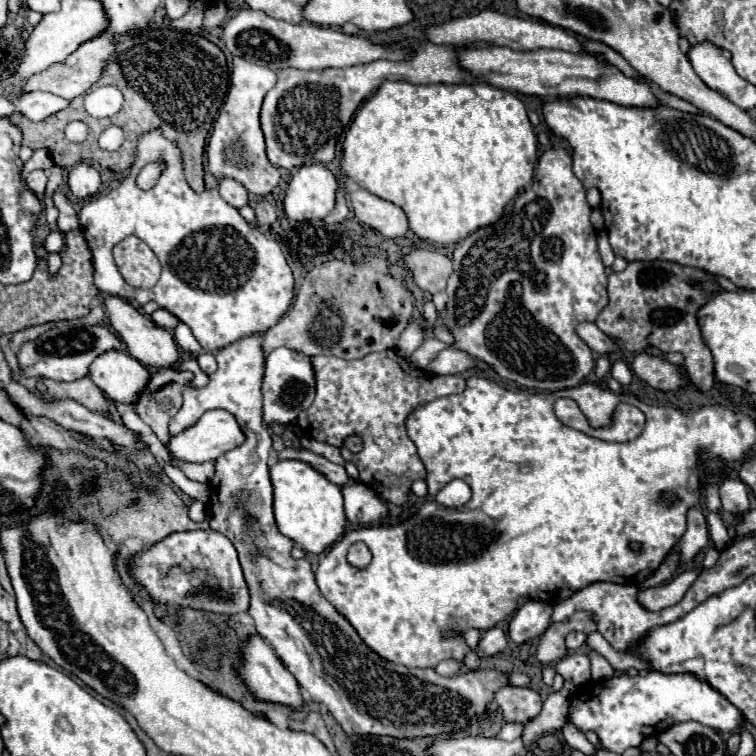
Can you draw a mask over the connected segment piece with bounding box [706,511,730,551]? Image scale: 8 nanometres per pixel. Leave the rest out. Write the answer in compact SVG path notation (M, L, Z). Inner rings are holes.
M712 511L712 513L708 513L708 529L710 529L710 537L712 537L712 541L714 541L714 545L716 545L716 549L718 551L722 551L728 543L730 543L730 535L728 535L728 531L726 531L726 527L724 527L724 523L722 523L722 519L720 519L720 515L716 513L716 511Z

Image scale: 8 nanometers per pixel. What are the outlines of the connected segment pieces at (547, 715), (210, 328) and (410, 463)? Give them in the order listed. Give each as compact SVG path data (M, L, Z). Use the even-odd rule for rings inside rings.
M564 681L564 687L556 693L552 693L546 701L544 701L544 707L540 711L538 717L534 717L524 733L522 733L522 739L526 745L530 745L538 735L542 733L550 733L550 731L560 731L566 723L566 711L568 711L568 703L570 703L570 697L572 693L576 691L574 683L572 681Z
M148 131L138 139L136 147L136 161L128 173L128 177L112 189L108 195L94 197L88 201L80 213L80 229L84 239L90 245L92 257L94 257L94 283L102 293L118 295L126 301L136 301L140 305L146 301L156 301L162 309L176 315L182 323L186 323L192 329L192 335L198 339L204 351L214 353L228 344L250 335L262 335L272 325L278 323L278 319L288 311L292 297L294 297L294 277L292 271L282 255L280 245L274 239L266 239L256 227L246 223L238 209L228 205L220 199L218 189L206 189L202 193L194 193L186 179L184 179L184 163L182 163L182 151L176 143L164 139L160 131ZM142 157L160 157L166 163L166 171L160 177L160 183L150 189L142 191L136 187L134 179L138 171L142 169ZM128 235L136 235L142 239L154 255L160 259L162 275L160 281L150 289L137 289L128 287L114 262L113 249L122 239Z
M394 349L354 361L320 355L312 357L312 365L316 371L316 399L298 415L298 427L316 441L340 447L342 457L358 467L360 481L372 487L382 499L392 505L408 503L412 493L410 483L414 479L424 479L426 469L418 457L416 445L408 439L404 425L406 417L416 405L444 395L462 393L466 389L466 379L460 375L428 375L422 369L412 369ZM350 433L360 435L364 441L364 449L356 455L342 445Z

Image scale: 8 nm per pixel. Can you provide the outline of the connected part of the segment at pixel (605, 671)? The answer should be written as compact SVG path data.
M590 653L590 661L592 661L592 679L594 681L602 681L602 679L610 679L614 669L612 665L600 655L600 653Z

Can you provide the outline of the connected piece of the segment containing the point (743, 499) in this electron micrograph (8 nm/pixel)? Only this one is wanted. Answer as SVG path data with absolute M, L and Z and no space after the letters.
M724 477L720 483L720 499L722 499L722 507L730 513L746 513L750 509L750 501L748 501L748 489L742 481L732 479L732 477Z

